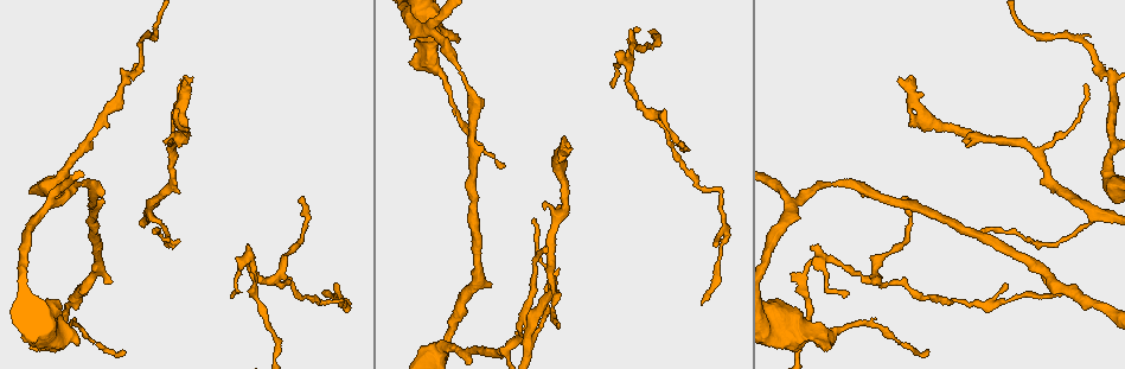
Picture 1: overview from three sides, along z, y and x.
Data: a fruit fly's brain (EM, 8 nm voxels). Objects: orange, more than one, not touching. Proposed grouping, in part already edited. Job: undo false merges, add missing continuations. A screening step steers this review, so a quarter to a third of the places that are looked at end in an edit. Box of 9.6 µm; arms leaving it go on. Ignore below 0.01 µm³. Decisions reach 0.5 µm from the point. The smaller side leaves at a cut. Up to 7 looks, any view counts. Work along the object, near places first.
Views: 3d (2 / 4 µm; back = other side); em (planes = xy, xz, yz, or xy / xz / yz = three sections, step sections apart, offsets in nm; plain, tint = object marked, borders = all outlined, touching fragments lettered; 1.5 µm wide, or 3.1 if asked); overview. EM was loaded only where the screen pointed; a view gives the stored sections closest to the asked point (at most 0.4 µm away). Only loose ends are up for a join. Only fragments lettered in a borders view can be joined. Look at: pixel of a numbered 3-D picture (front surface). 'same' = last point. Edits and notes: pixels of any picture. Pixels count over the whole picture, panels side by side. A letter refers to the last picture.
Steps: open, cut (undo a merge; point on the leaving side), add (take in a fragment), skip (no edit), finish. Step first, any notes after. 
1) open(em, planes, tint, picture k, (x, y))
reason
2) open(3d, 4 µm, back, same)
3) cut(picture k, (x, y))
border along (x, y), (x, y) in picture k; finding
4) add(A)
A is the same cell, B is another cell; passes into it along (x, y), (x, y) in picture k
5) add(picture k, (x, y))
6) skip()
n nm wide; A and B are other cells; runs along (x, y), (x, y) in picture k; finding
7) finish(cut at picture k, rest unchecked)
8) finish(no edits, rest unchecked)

open(3d, 2 µm, picture 1, (277, 281))
a fork

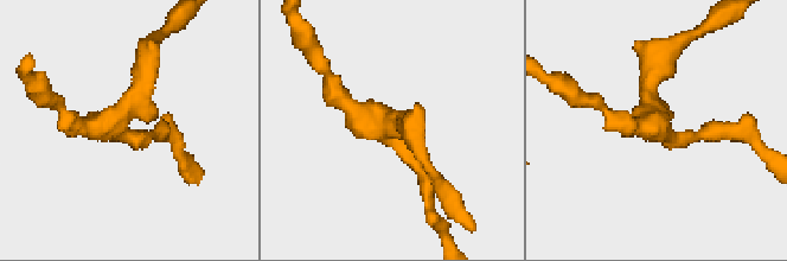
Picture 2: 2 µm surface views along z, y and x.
open(em, xy, step 8, tint, picture 2, (118, 125))
3 arms; shape alone is not enough

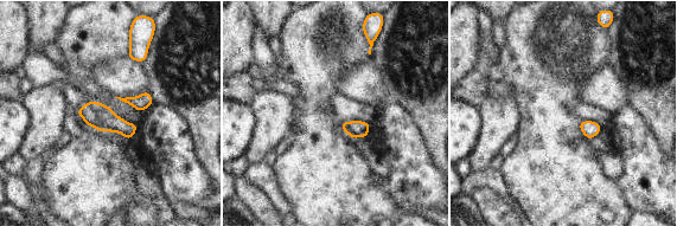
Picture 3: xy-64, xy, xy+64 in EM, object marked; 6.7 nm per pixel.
open(em, planes, borders, same)

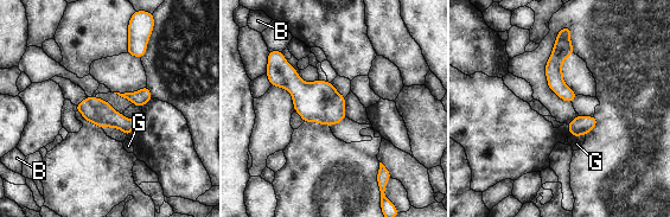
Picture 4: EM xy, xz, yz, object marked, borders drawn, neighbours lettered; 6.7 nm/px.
skip()
B and G are other cells; runs along (559, 40), (556, 84), (569, 99) in picture 4; all the same neuron

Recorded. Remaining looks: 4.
open(em, xz, step 8, tint, picture 1, (1112, 79))
narrows sharply

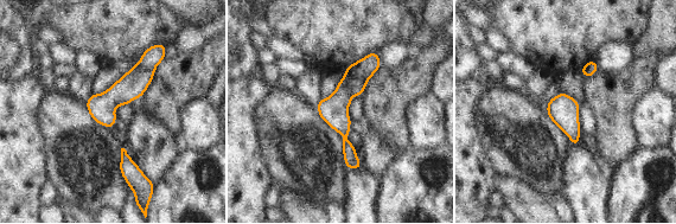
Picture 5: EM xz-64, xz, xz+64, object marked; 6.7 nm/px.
open(em, planes, tint, same)

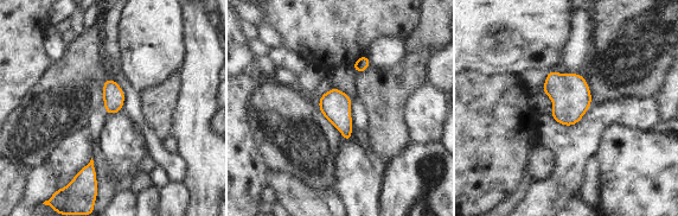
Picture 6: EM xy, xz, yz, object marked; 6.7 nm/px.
open(em, planes, borders, same)

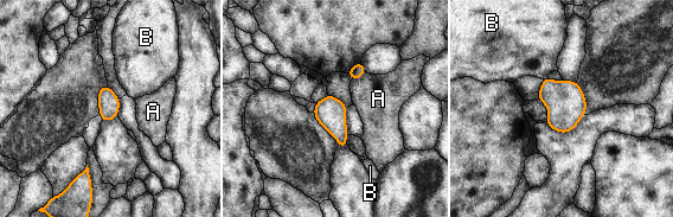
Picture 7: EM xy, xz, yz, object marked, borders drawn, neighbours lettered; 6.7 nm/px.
skip()
140 nm wide; A and B are other cells; border along (365, 71), (359, 77), (352, 80) in picture 7; all the same neuron

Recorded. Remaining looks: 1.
open(em, planes, borders, picture 1, (562, 137))
an open end

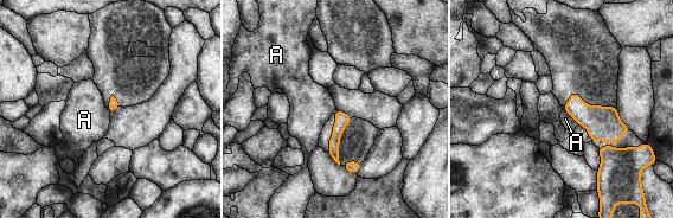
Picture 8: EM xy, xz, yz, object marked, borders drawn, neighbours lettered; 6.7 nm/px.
skip()
A is another cell; none of them fits

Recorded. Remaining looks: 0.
finish(no edits, rest unchecked)

